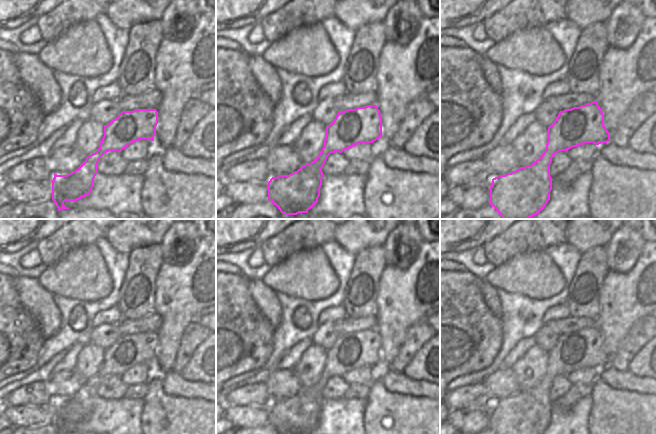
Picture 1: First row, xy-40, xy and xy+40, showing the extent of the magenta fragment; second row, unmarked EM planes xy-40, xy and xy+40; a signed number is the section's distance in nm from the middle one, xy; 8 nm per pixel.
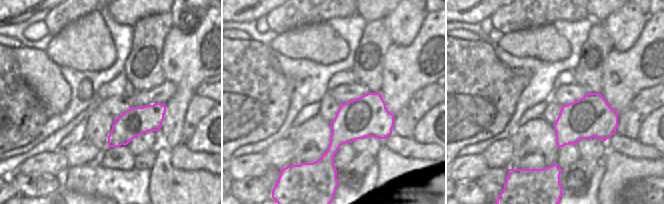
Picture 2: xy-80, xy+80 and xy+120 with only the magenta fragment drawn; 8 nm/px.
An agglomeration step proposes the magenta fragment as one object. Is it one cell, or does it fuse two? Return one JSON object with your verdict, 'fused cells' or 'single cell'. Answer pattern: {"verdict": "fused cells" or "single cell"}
{"verdict": "single cell"}

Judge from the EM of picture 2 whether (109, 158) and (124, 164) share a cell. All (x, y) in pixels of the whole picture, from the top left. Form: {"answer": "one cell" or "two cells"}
{"answer": "one cell"}

